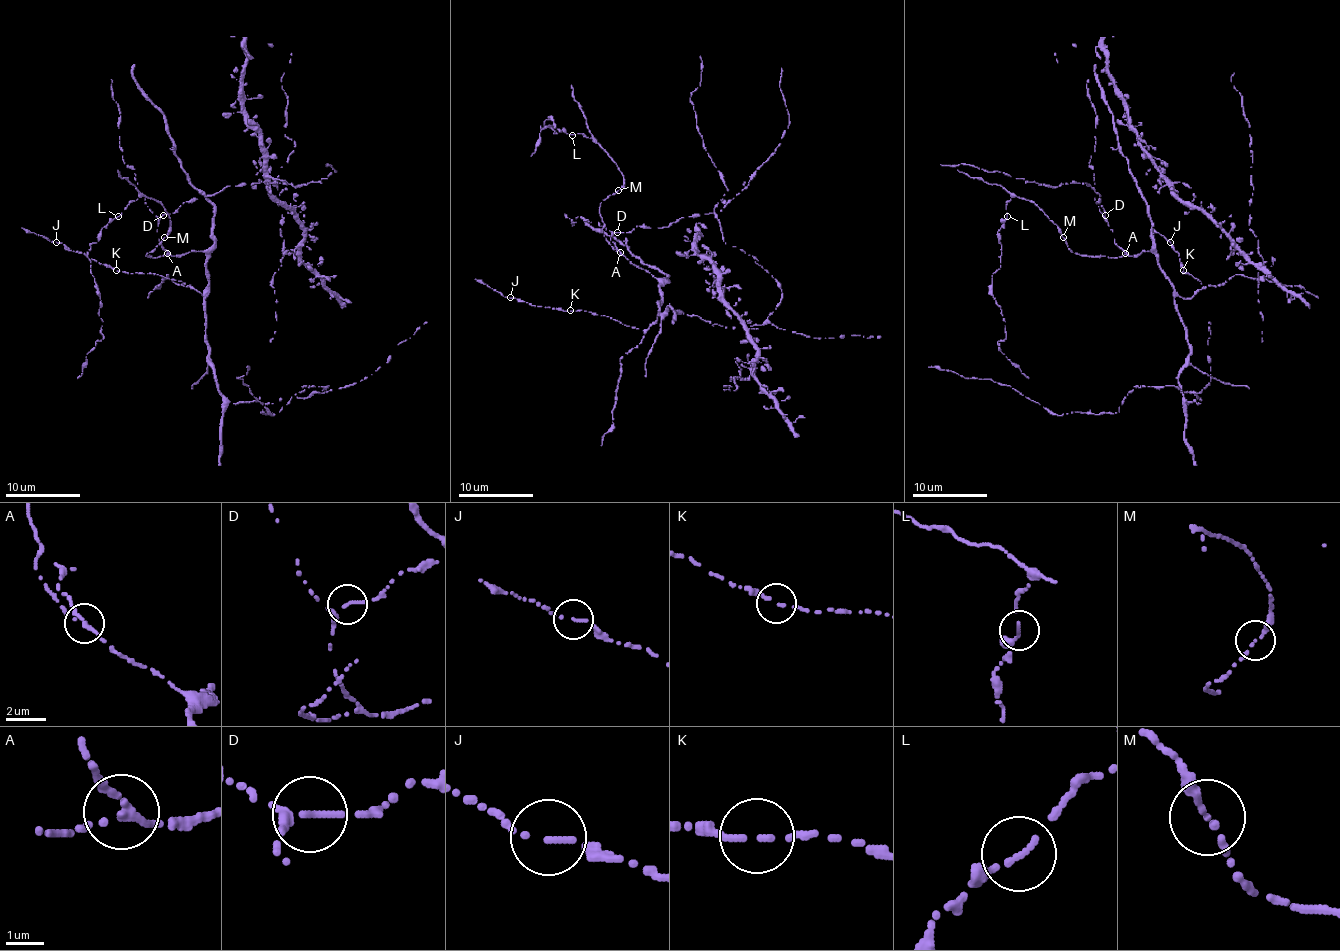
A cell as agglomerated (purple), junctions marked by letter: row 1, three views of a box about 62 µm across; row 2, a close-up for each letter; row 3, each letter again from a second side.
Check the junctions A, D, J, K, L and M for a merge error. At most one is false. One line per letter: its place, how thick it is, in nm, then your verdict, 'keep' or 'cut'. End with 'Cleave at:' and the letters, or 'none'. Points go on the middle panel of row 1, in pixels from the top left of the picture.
A: at (620, 252); 170 nm thick; keep
D: at (617, 232); 120 nm thick; keep
J: at (510, 297); 120 nm thick; keep
K: at (570, 310); 140 nm thick; keep
L: at (572, 135); 130 nm thick; keep
M: at (618, 190); 150 nm thick; keep
Cleave at: none

